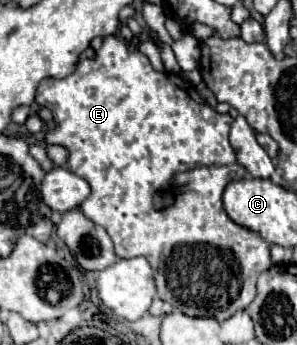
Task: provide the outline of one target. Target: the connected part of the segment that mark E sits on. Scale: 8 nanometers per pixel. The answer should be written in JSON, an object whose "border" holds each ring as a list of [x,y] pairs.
{"border":[[[108,36],[104,38],[102,48],[96,52],[96,60],[80,60],[78,68],[74,74],[56,80],[56,78],[46,78],[44,82],[40,82],[38,90],[36,90],[36,102],[44,108],[50,108],[56,120],[56,128],[46,132],[46,144],[60,144],[68,150],[68,168],[78,174],[80,178],[84,178],[90,188],[92,194],[88,196],[88,200],[82,202],[80,210],[86,218],[90,218],[92,222],[100,224],[106,228],[108,236],[114,242],[116,254],[120,258],[136,258],[136,256],[144,256],[150,266],[154,268],[154,276],[156,276],[156,288],[158,294],[164,302],[168,302],[174,310],[180,310],[182,314],[188,314],[192,318],[216,318],[218,322],[228,320],[230,316],[234,316],[238,310],[246,310],[252,302],[252,298],[256,296],[256,278],[270,268],[270,246],[254,232],[234,224],[228,214],[224,212],[222,206],[222,192],[226,188],[228,182],[236,180],[236,178],[244,178],[246,170],[236,162],[234,150],[228,142],[228,130],[232,124],[232,116],[230,114],[218,114],[200,94],[198,90],[188,82],[182,80],[178,74],[164,74],[164,72],[156,72],[152,68],[152,64],[148,62],[148,58],[142,52],[130,52],[126,42],[120,36]]]}

